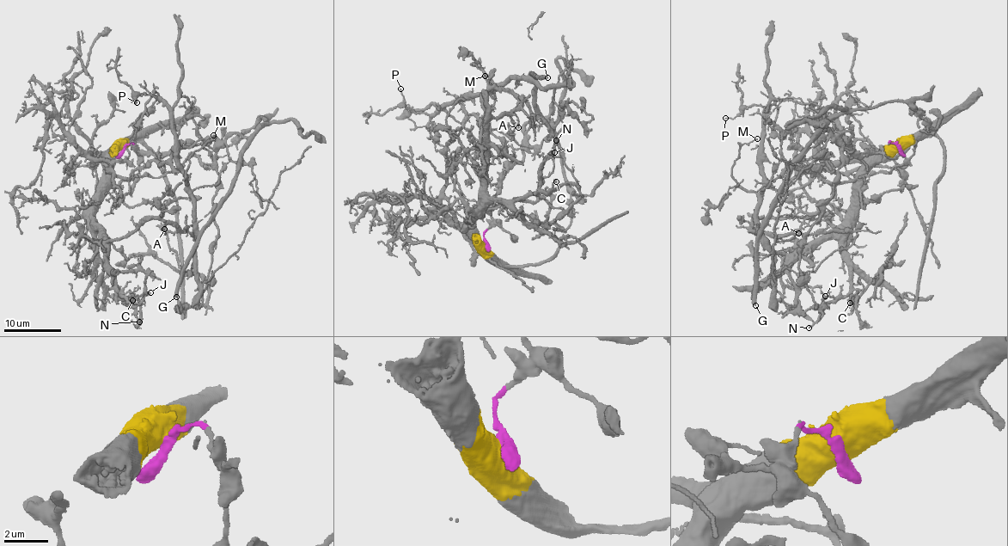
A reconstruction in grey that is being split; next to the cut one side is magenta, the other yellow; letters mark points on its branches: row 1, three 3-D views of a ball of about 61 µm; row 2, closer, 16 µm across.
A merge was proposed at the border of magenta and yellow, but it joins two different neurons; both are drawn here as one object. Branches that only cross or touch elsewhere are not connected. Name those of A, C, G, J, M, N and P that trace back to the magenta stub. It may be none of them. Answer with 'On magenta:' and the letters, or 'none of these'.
On magenta: G, M, P

